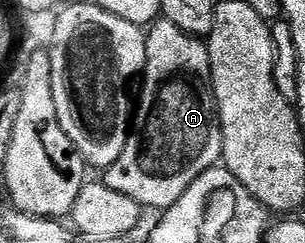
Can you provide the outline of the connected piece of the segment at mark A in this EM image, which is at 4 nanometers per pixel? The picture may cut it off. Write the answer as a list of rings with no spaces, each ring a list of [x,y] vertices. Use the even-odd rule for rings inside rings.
[[[159,19],[145,30],[146,35],[146,68],[144,70],[144,78],[146,82],[142,85],[142,98],[137,98],[136,112],[132,117],[130,126],[130,134],[124,143],[124,151],[120,151],[120,159],[116,159],[116,163],[109,165],[104,171],[104,184],[112,187],[112,191],[120,191],[120,195],[128,195],[132,199],[136,199],[138,204],[143,207],[158,209],[157,211],[165,211],[171,209],[176,203],[176,199],[180,199],[180,195],[184,195],[184,191],[188,191],[190,184],[204,171],[215,168],[222,161],[222,124],[218,122],[218,102],[214,100],[214,86],[210,83],[210,50],[207,42],[200,37],[193,37],[184,31],[180,31],[180,27],[176,27],[176,23],[165,19]]]

